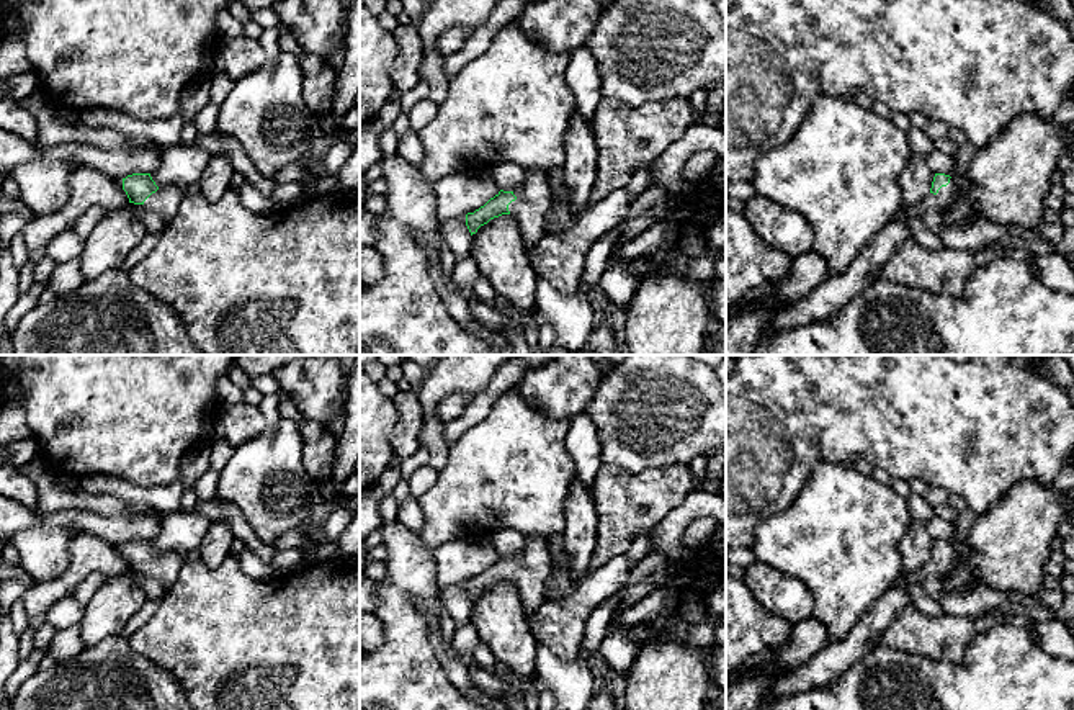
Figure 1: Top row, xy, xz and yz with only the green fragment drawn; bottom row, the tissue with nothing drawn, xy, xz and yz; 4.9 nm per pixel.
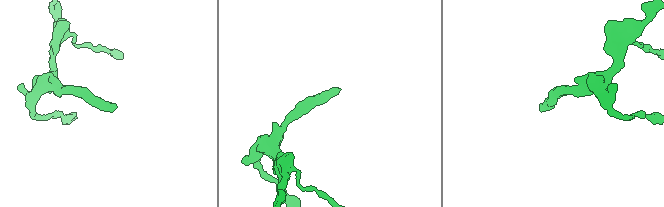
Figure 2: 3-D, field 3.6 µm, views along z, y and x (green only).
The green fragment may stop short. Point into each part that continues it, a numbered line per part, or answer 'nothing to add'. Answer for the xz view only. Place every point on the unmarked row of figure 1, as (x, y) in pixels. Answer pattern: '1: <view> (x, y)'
1: xz (533, 566)

